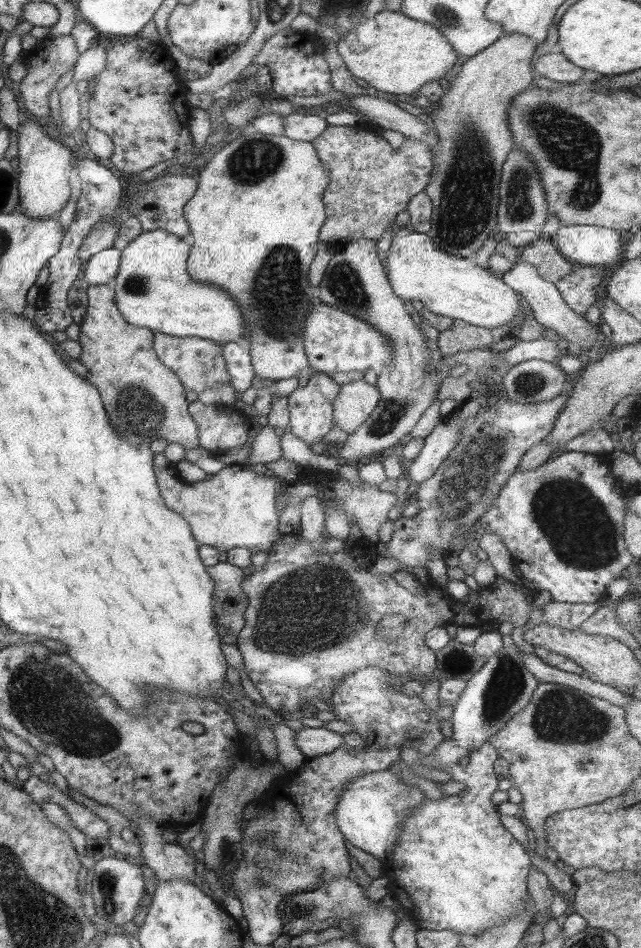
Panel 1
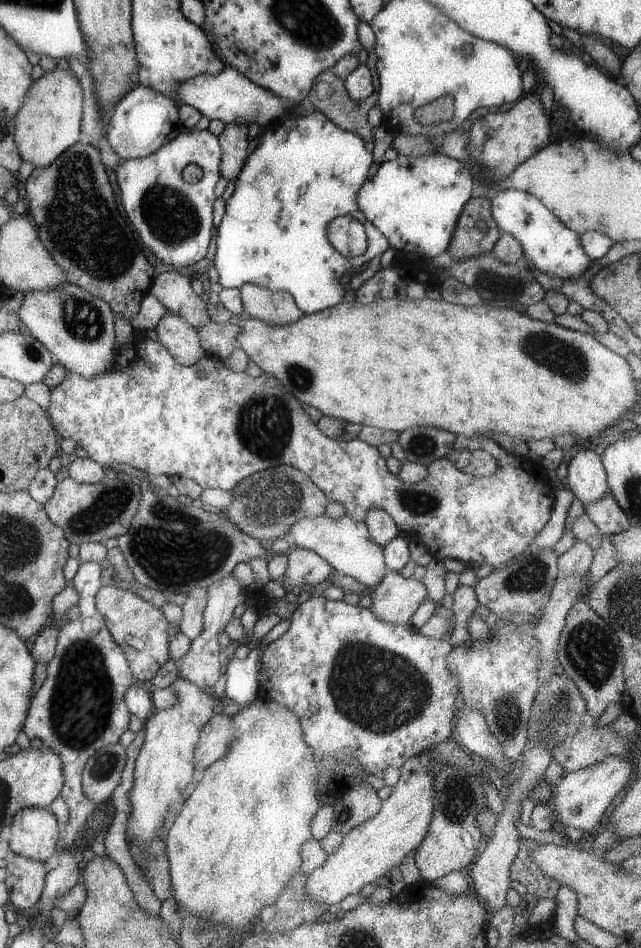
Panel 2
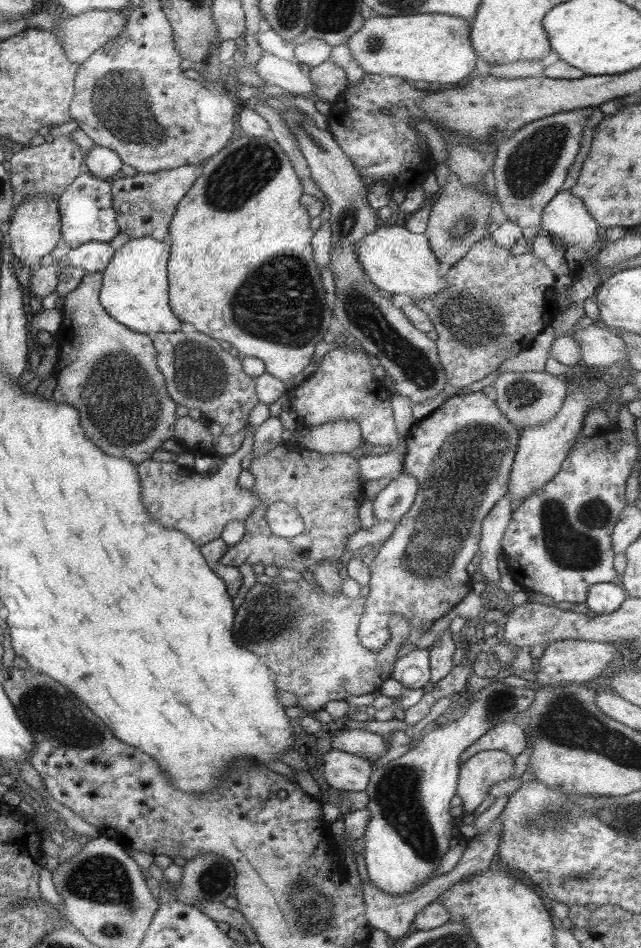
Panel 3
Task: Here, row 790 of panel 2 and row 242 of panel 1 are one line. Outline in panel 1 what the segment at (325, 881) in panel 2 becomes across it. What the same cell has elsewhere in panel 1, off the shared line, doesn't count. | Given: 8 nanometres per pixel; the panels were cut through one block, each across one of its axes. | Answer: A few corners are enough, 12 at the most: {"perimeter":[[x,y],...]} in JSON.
{"perimeter":[[427,234],[395,235],[393,294],[480,328],[511,322],[519,294]]}

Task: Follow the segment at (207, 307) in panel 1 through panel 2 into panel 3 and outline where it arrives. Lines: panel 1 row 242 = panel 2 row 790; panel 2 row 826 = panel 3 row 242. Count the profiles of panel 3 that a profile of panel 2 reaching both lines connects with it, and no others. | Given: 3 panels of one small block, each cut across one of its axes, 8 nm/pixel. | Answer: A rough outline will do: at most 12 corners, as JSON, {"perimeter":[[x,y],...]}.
{"perimeter":[[150,236],[114,250],[98,294],[128,330],[179,331],[170,246]]}

